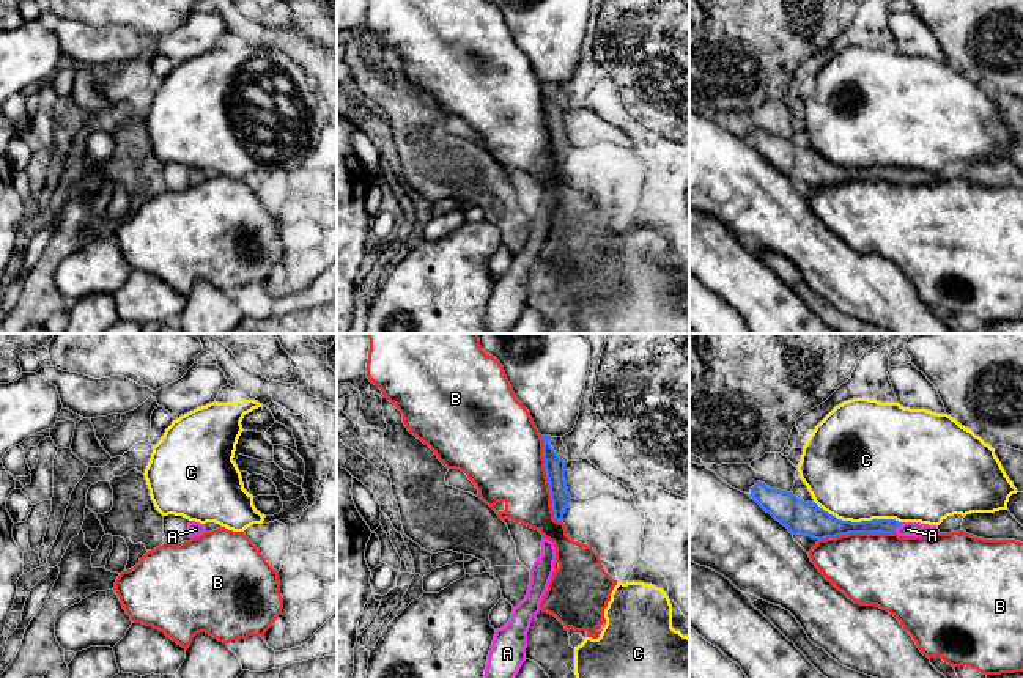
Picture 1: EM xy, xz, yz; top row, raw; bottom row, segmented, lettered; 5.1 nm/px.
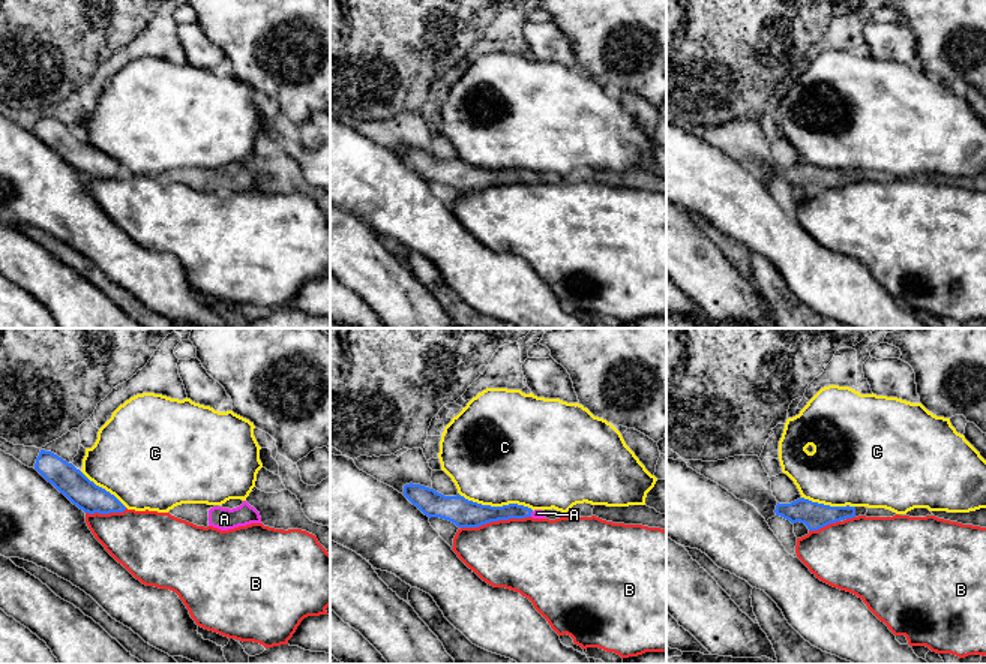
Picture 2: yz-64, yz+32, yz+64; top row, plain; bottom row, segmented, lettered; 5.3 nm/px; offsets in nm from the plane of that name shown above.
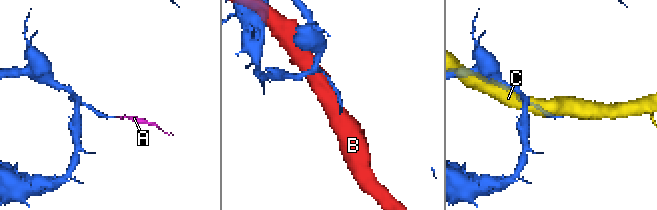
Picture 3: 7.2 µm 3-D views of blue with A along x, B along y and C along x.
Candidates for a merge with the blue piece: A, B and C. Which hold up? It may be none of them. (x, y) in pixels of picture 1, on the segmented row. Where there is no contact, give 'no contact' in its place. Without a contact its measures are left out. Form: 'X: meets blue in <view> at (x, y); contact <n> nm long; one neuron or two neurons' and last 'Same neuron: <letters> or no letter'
A: meets blue in yz at (897, 526); contact 60 nm long; one neuron
B: meets blue in xz at (548, 480); contact 460 nm long; two neurons
C: meets blue in yz at (858, 523); contact 460 nm long; two neurons
Same neuron: A

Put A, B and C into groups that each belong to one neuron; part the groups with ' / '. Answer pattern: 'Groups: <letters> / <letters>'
Groups: A / B / C

